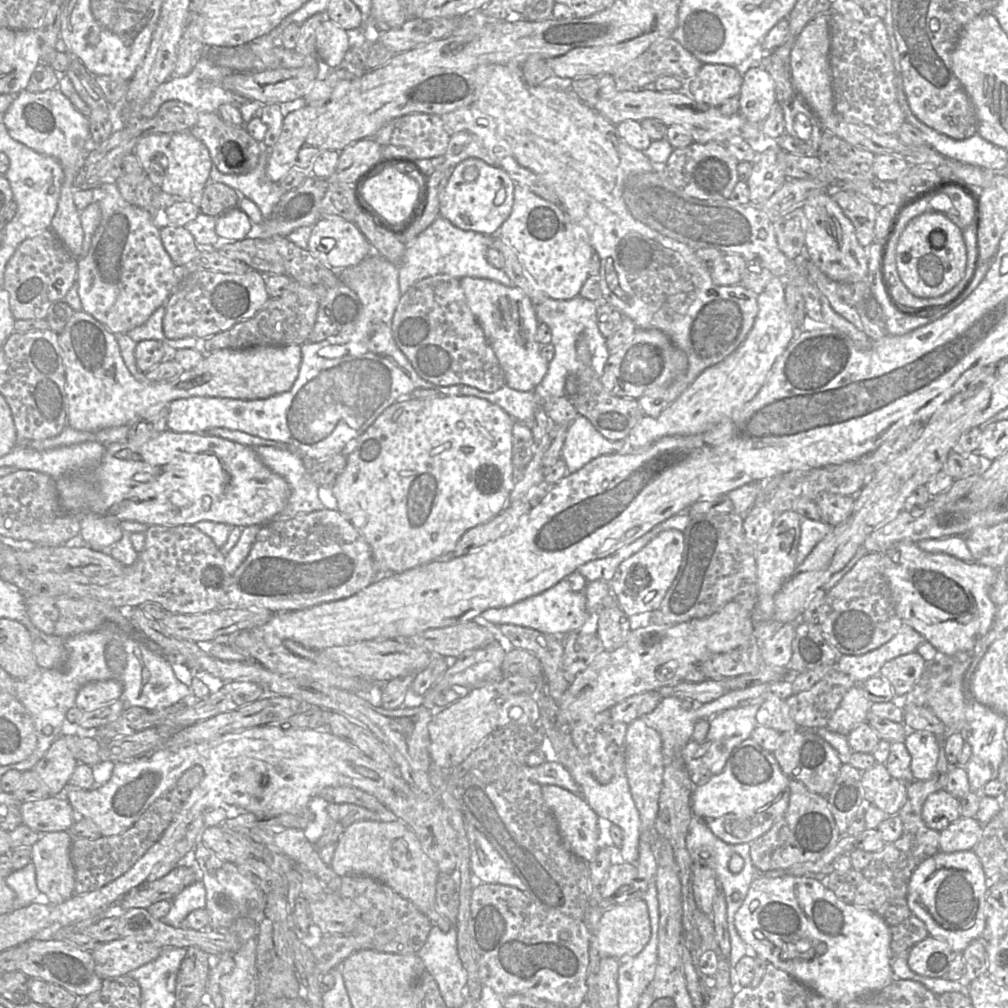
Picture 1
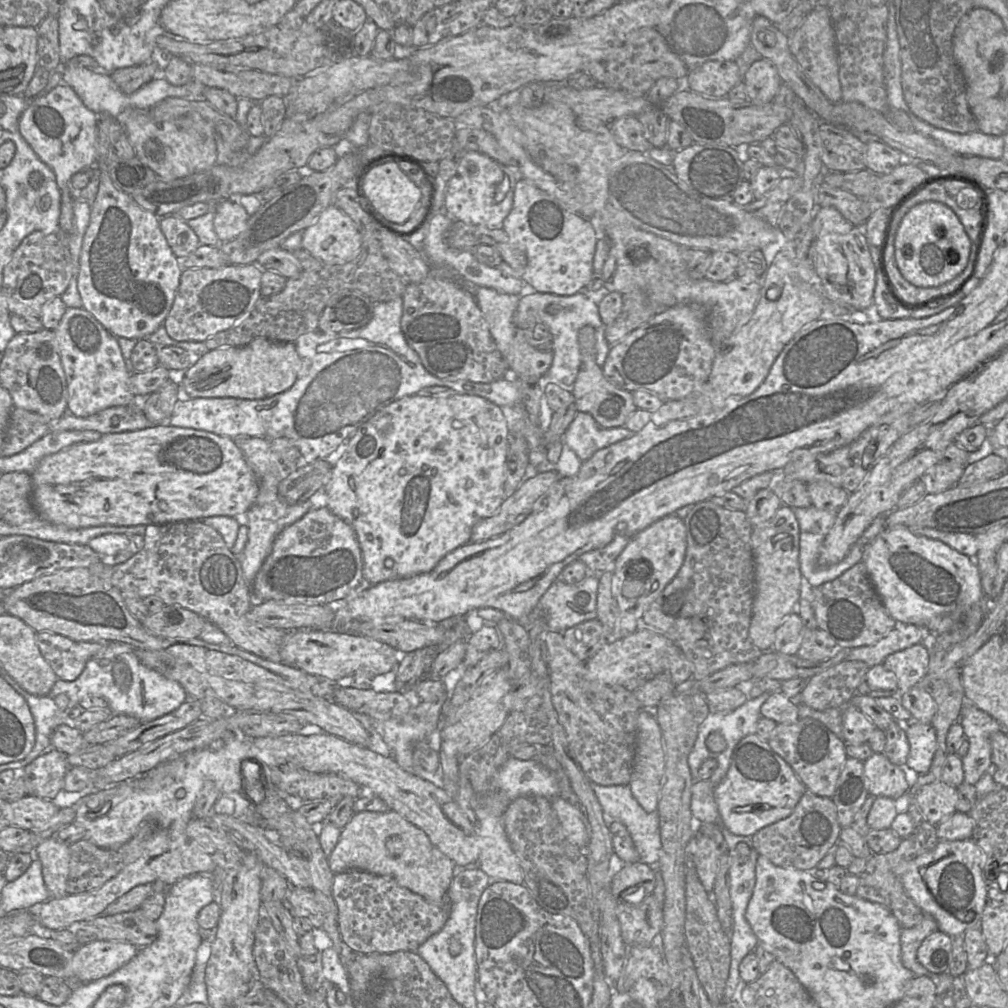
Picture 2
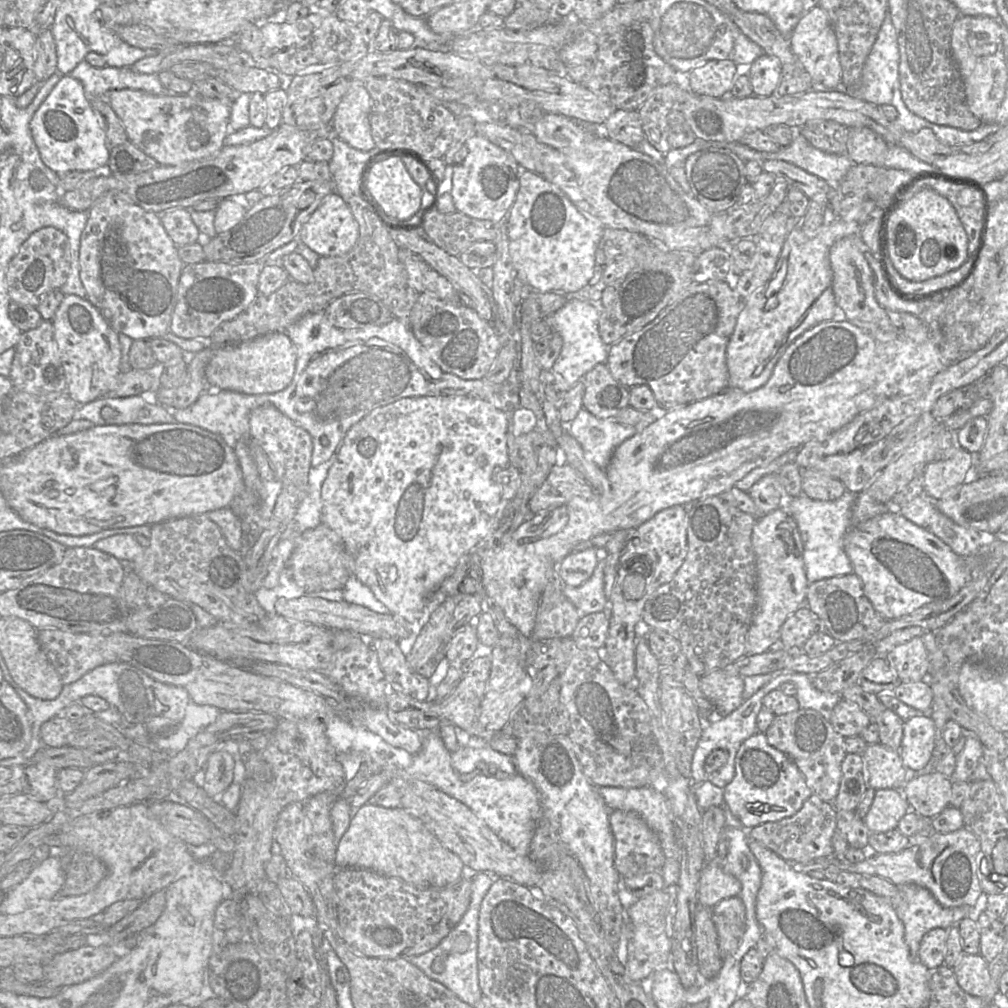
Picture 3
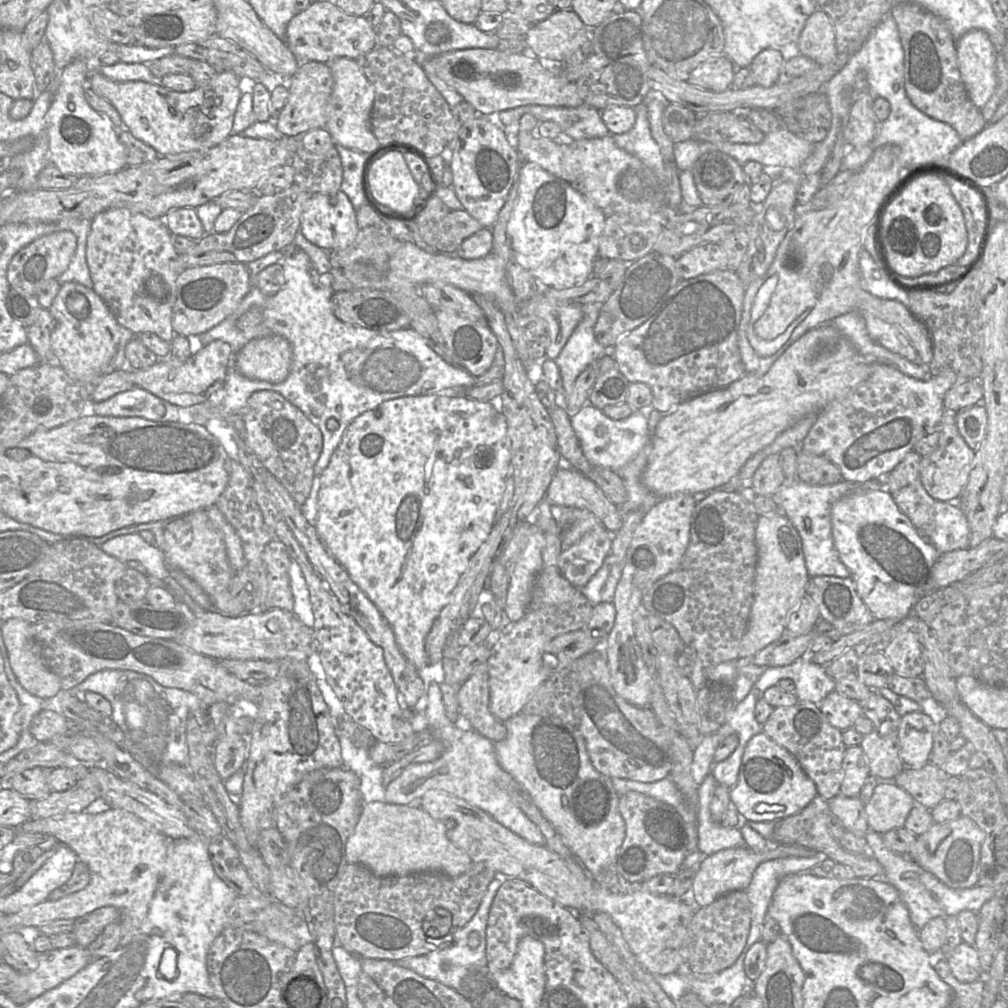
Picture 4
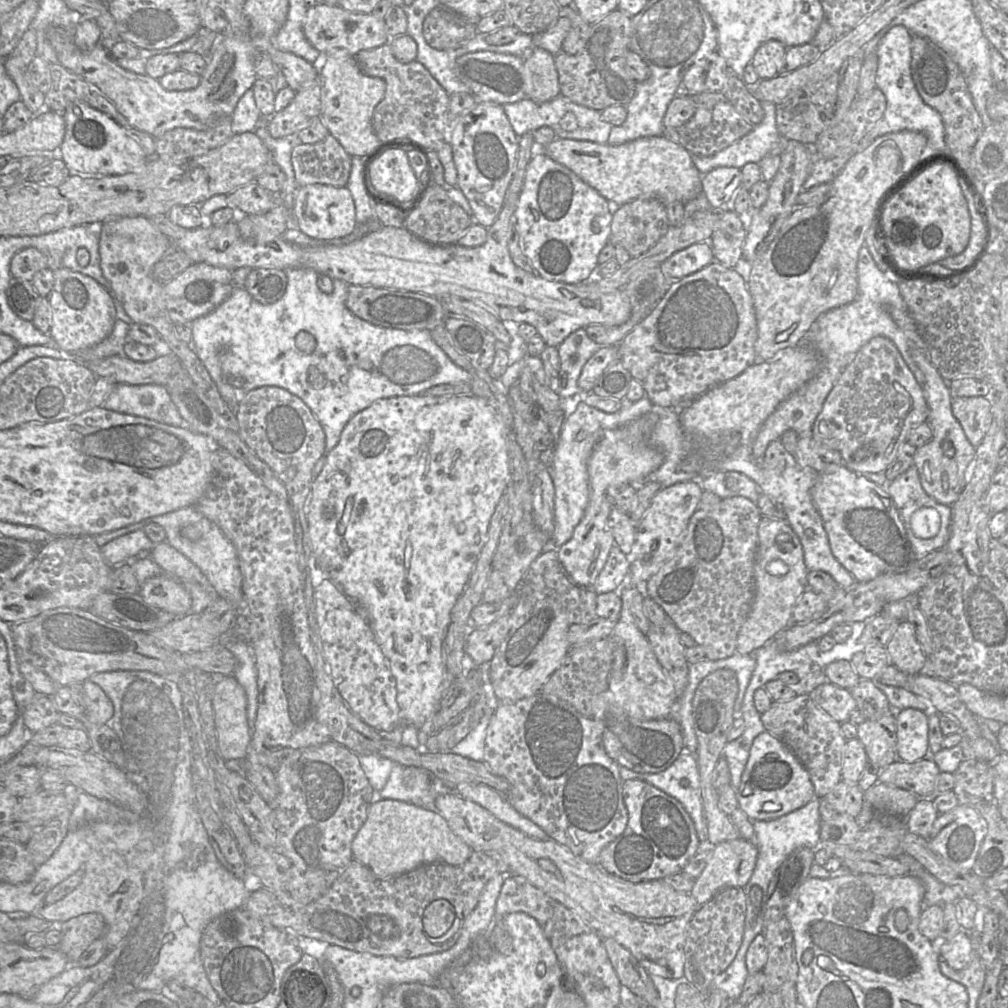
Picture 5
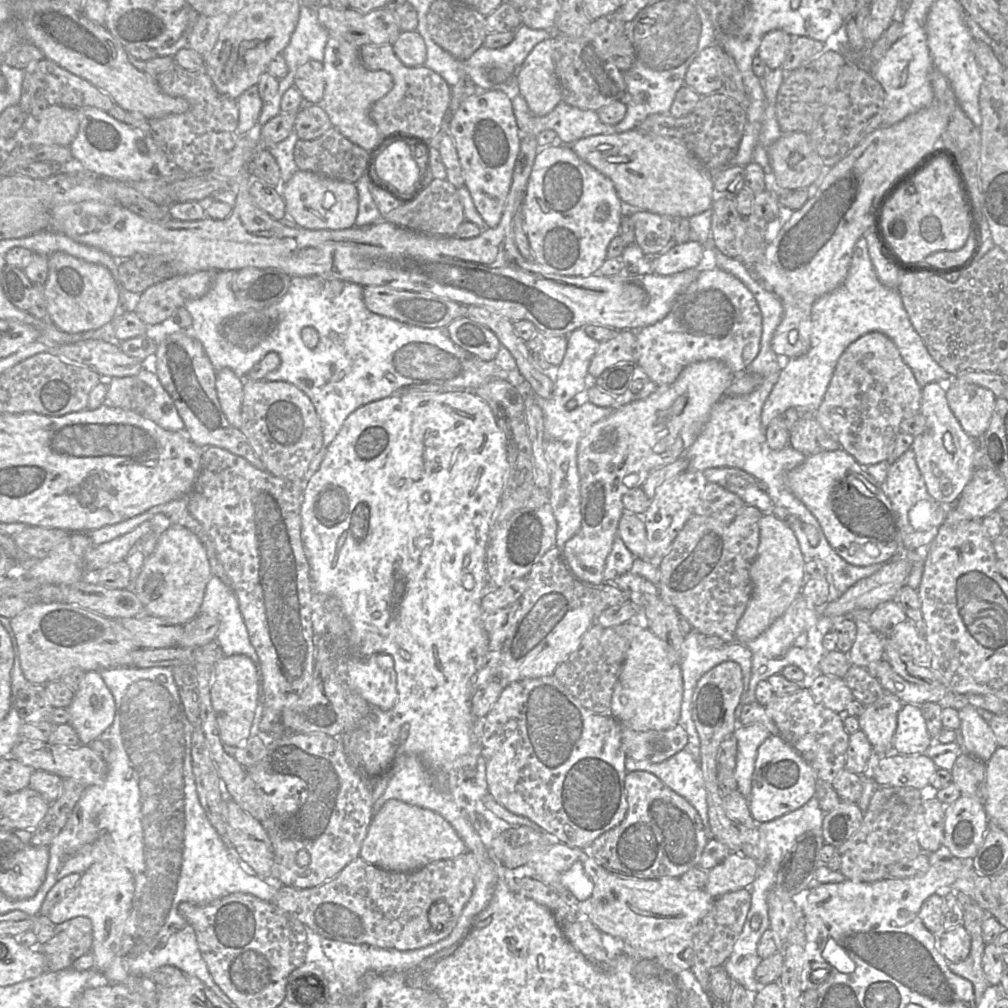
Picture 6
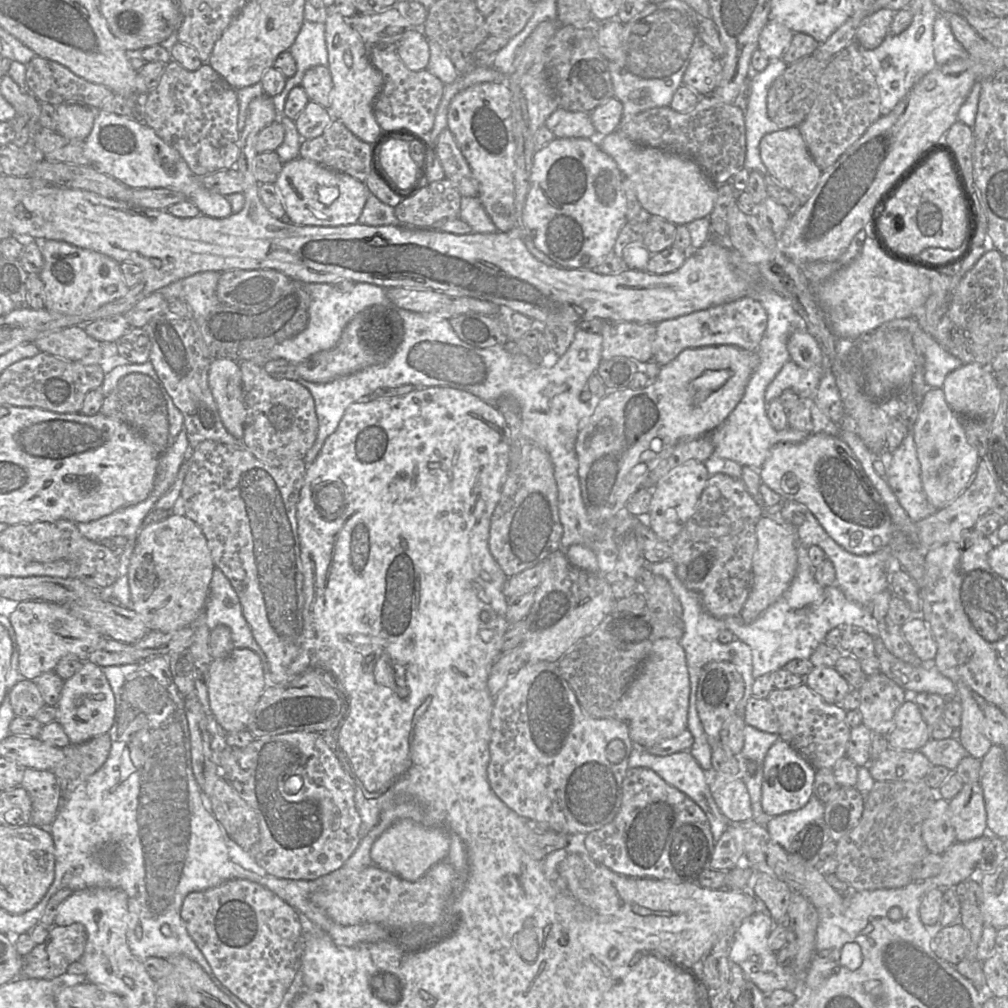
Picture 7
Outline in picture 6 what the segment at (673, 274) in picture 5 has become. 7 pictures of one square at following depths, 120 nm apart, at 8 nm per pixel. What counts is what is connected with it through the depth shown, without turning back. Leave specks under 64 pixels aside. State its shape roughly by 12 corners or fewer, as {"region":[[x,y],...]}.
{"region":[[673,243],[651,259],[651,272],[672,275],[699,265],[704,246]]}

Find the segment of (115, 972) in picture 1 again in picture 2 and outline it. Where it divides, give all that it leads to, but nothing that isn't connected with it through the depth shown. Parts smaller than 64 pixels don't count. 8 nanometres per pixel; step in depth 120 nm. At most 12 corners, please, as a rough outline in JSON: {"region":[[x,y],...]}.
{"region":[[97,940],[73,955],[78,983],[105,978],[138,953],[133,944]]}

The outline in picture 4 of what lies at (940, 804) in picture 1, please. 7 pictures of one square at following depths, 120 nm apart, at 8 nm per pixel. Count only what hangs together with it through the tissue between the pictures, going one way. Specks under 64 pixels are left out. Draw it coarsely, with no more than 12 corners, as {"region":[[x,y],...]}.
{"region":[[928,763],[904,768],[894,783],[932,810],[949,775]]}

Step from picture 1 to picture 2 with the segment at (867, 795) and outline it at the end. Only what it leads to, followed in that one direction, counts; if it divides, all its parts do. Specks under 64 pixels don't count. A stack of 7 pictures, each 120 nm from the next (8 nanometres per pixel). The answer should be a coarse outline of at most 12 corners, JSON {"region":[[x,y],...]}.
{"region":[[883,753],[864,761],[870,795],[893,800],[909,789],[903,769]]}

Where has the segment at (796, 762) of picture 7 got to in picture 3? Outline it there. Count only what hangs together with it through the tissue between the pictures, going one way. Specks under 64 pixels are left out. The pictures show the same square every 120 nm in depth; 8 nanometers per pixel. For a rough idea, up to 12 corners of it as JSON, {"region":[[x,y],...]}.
{"region":[[760,732],[740,745],[724,805],[746,830],[812,794]]}

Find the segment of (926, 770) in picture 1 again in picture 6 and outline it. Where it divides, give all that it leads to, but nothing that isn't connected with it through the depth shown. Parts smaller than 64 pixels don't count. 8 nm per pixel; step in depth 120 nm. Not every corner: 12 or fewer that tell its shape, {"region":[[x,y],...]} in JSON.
{"region":[[903,704],[893,752],[922,754],[934,742],[920,706]]}

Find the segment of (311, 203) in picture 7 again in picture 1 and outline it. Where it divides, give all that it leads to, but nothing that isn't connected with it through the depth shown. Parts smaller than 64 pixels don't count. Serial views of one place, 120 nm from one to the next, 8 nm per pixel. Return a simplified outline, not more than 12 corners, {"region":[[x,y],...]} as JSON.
{"region":[[341,216],[313,225],[309,252],[340,271],[375,253]]}

